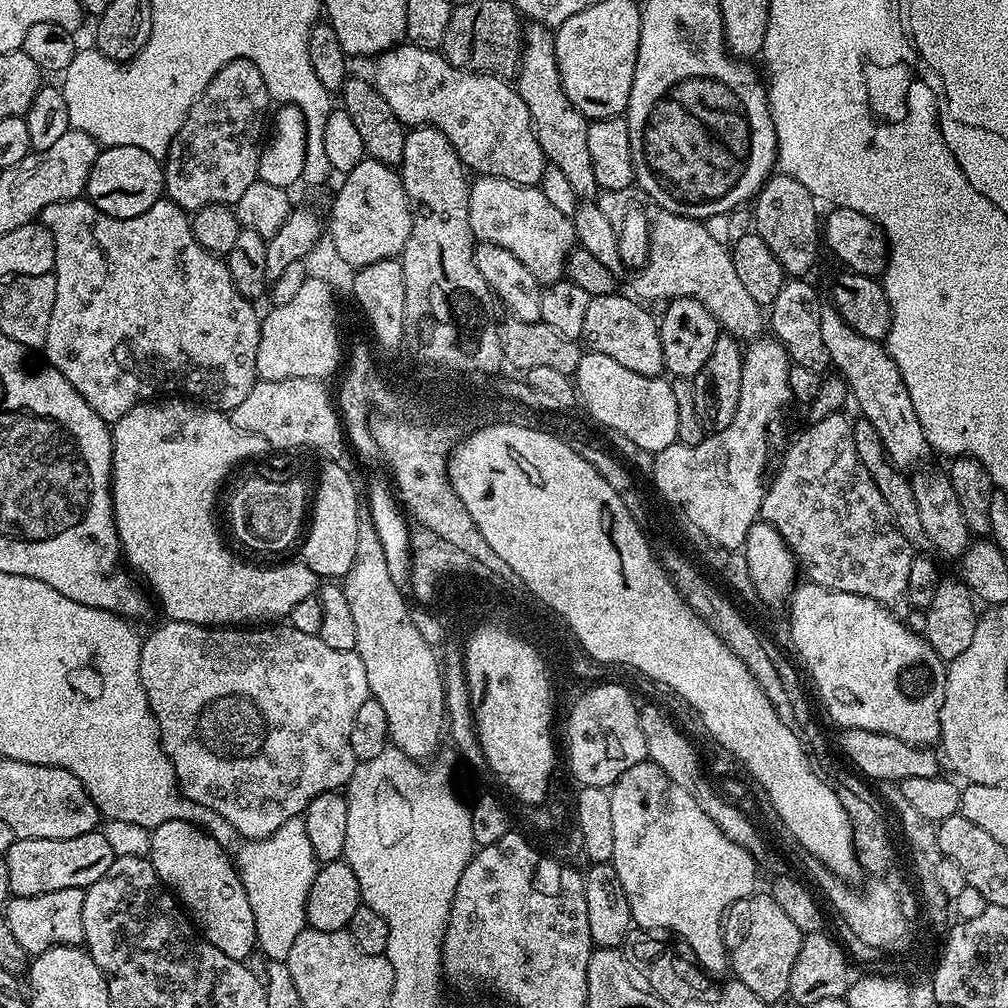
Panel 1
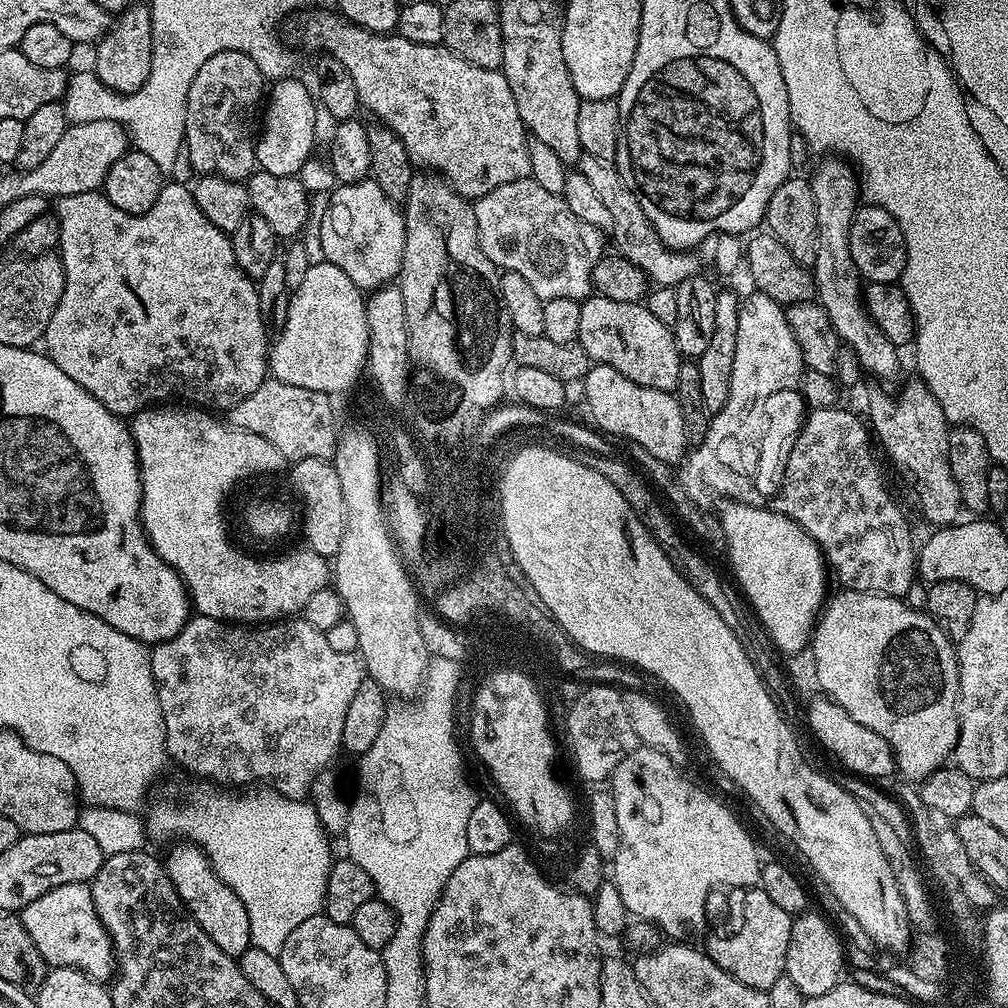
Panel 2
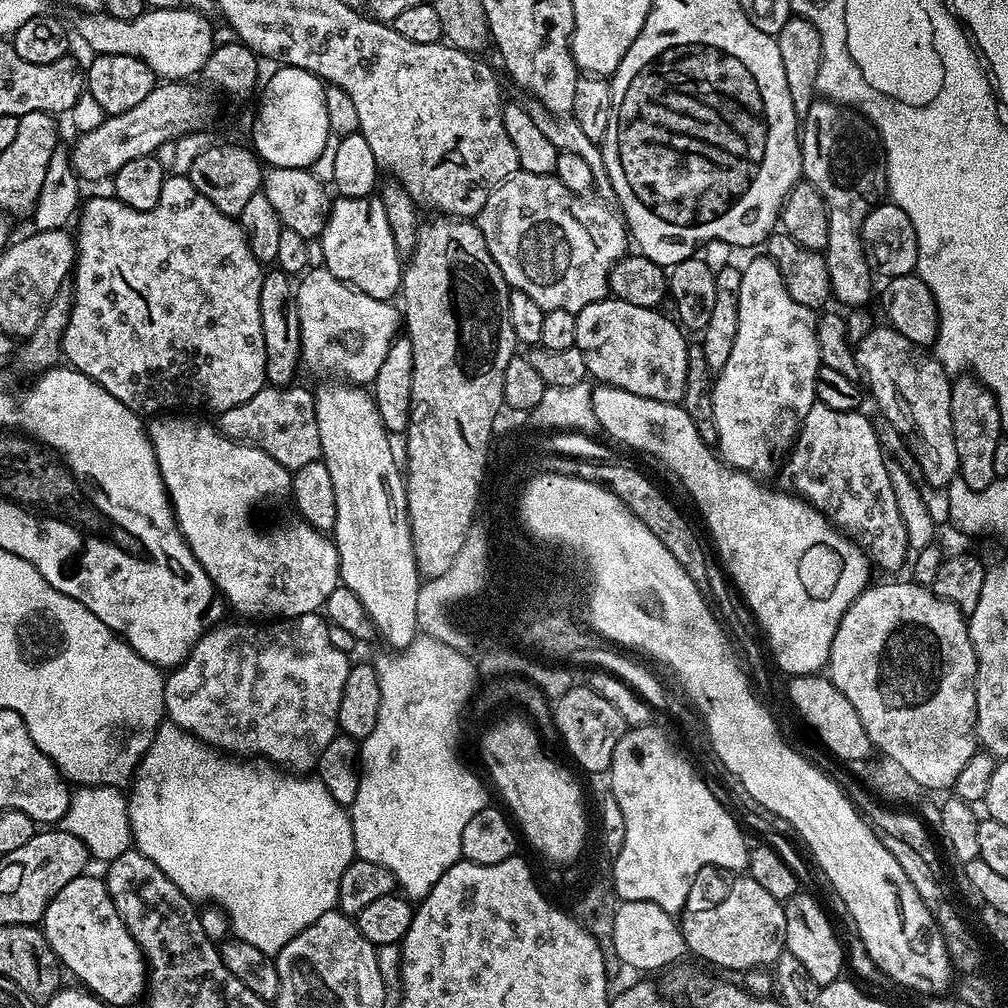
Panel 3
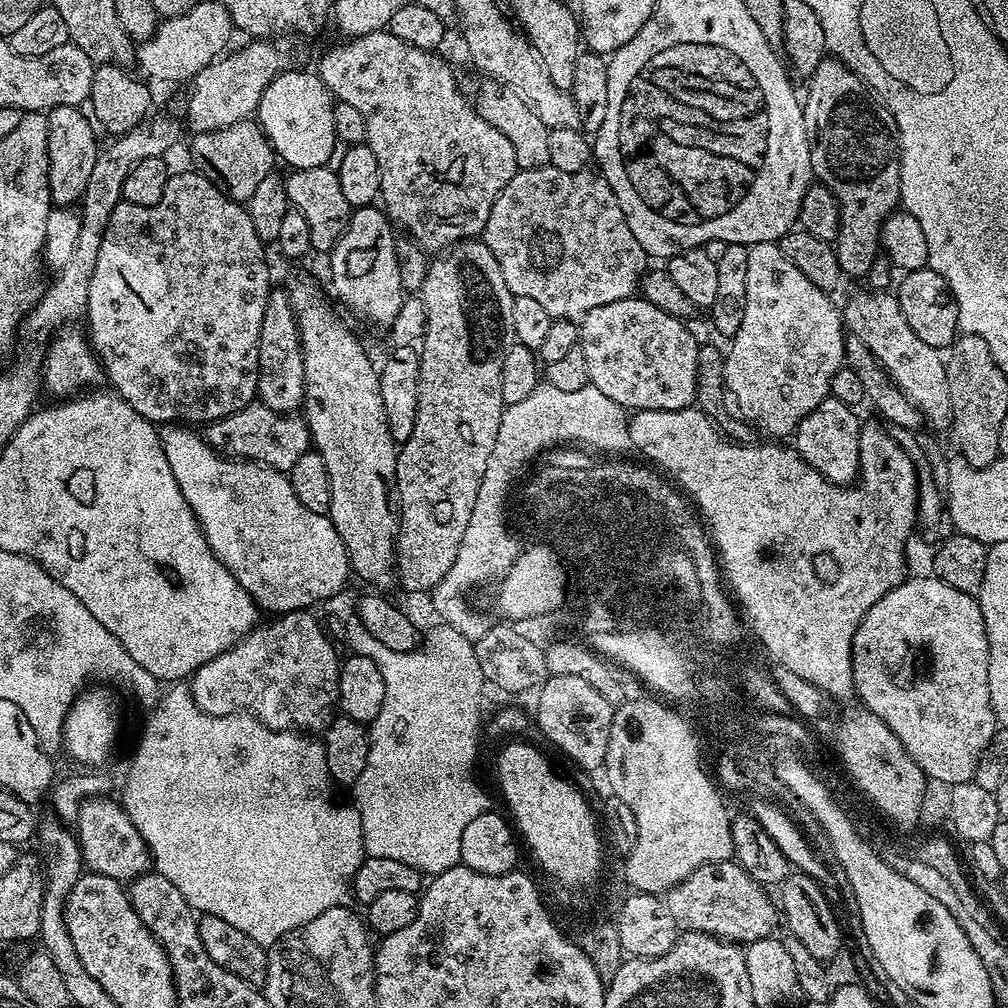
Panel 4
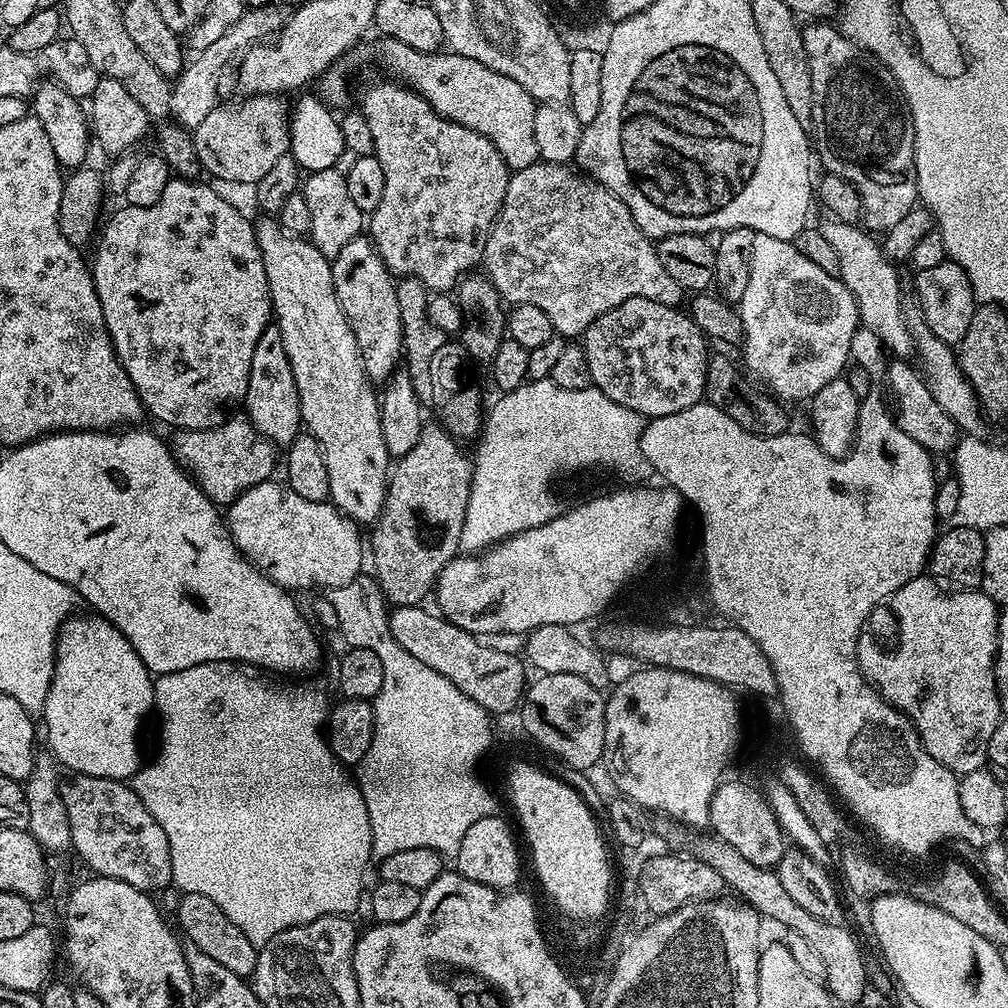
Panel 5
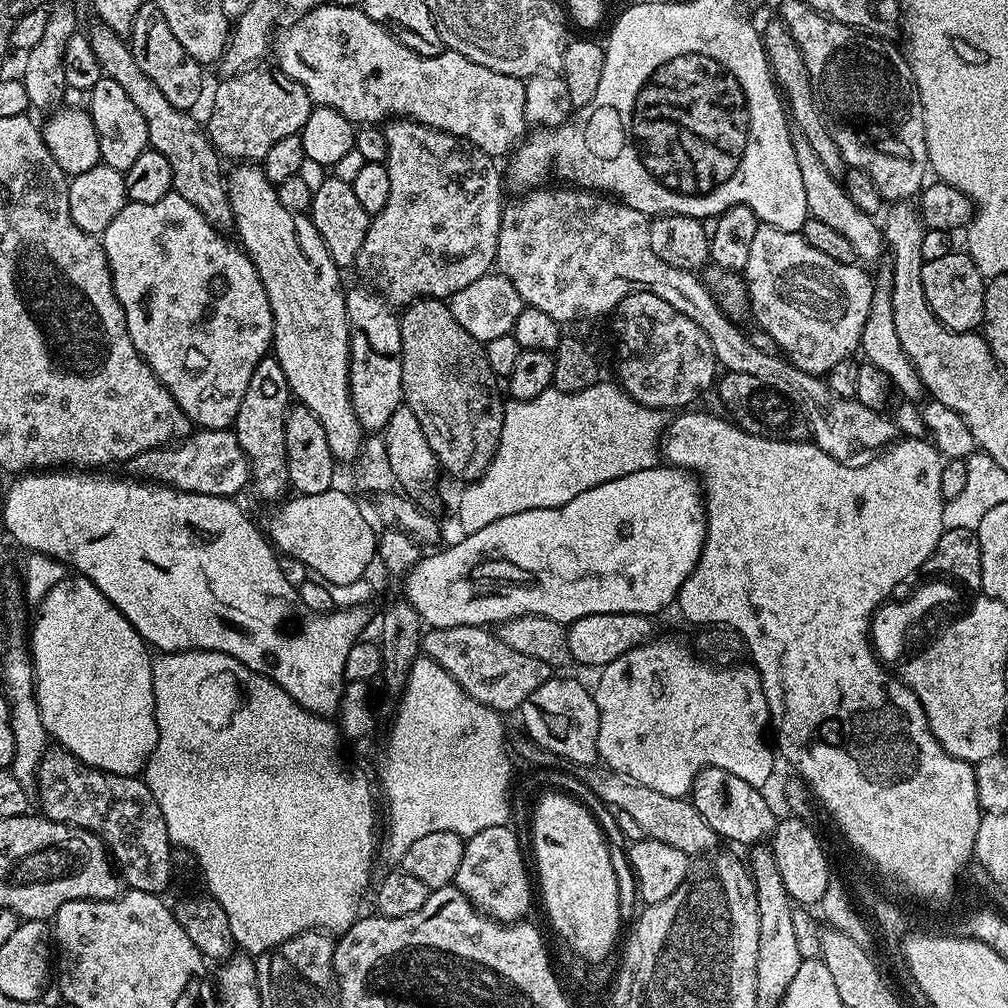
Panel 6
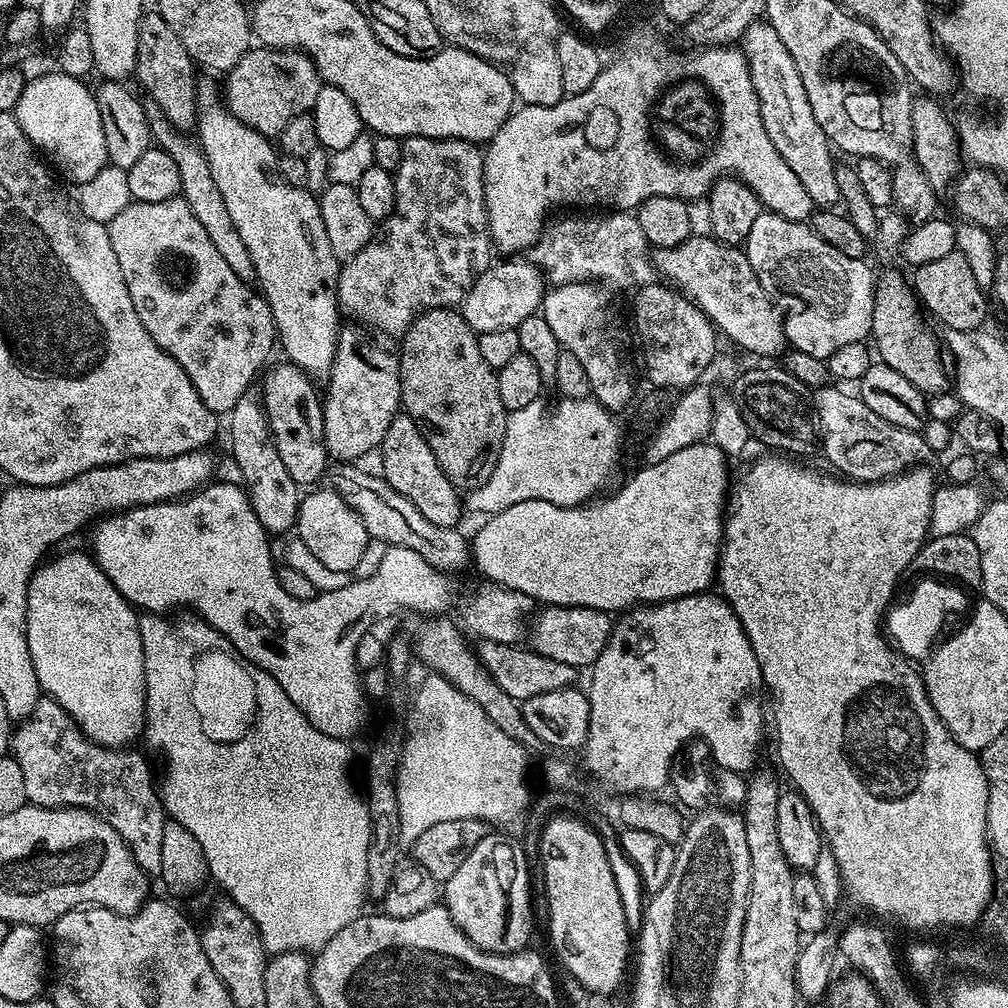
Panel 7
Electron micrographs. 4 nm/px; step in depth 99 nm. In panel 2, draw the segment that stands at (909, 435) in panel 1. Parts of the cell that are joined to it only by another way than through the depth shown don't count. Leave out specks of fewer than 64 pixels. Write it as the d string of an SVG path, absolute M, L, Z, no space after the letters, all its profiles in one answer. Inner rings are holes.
M824 158L810 175L814 210L818 214L818 258L810 266L816 281L815 299L826 310L841 344L850 346L858 354L858 362L865 373L880 380L892 380L900 372L898 346L878 330L874 318L864 306L862 277L850 258L850 222L861 199L858 172L847 159Z

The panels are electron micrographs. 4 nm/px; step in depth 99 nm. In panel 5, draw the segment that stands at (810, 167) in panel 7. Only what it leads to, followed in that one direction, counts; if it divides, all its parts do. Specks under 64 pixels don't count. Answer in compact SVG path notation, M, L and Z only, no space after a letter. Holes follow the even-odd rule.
M824 218L824 221L819 221L818 227L829 240L830 247L838 253L838 275L850 294L854 294L861 325L872 330L893 357L911 357L914 352L912 335L908 321L904 319L906 301L900 297L900 278L896 274L898 268L884 256L881 241L860 224L847 224L835 218Z

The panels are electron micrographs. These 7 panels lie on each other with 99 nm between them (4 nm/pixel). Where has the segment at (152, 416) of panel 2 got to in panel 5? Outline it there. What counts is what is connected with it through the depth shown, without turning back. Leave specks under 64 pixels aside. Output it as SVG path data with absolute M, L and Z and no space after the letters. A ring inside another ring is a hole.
M275 479L265 480L263 484L247 488L240 497L226 508L226 523L228 525L228 535L232 537L232 541L236 544L236 549L242 553L245 558L252 561L255 568L259 568L261 572L265 572L274 583L278 586L289 590L297 590L296 588L320 588L316 590L331 590L338 586L346 586L346 582L350 582L355 576L361 575L363 566L366 564L366 544L360 541L361 529L355 520L352 520L344 513L336 509L336 505L331 502L319 500L318 502L310 502L306 498L302 498L298 494L294 494L294 490L289 488L287 483L280 482L276 484Z

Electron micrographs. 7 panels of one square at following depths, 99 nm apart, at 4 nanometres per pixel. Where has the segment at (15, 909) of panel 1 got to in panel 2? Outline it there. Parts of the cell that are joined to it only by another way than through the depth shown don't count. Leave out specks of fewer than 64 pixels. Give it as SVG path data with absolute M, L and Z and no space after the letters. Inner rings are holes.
M87 883L58 886L42 894L42 898L34 898L34 902L30 902L30 906L19 913L19 917L26 926L26 934L34 938L38 954L42 954L42 958L52 968L77 968L91 980L101 982L113 979L116 952L106 926L102 926L102 918L98 918L92 890Z

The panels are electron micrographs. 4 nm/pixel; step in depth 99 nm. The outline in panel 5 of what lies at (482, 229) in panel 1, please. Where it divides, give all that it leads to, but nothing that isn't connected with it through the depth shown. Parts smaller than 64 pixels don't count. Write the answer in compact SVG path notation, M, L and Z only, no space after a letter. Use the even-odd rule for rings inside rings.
M537 162L509 175L508 185L506 186L506 198L502 202L500 212L497 214L494 226L488 235L482 268L489 282L500 291L501 300L509 305L533 304L538 306L550 318L553 329L565 338L583 337L584 331L590 326L590 322L594 322L594 318L606 314L606 310L614 310L614 306L618 306L630 298L650 298L654 302L676 306L681 303L679 300L682 298L684 300L686 296L684 288L678 286L678 282L674 282L674 278L670 278L670 274L666 274L666 266L662 266L662 262L656 253L656 244L649 240L646 233L636 225L626 205L614 193L606 190L606 186L602 186L597 180L592 179L591 176L568 164Z

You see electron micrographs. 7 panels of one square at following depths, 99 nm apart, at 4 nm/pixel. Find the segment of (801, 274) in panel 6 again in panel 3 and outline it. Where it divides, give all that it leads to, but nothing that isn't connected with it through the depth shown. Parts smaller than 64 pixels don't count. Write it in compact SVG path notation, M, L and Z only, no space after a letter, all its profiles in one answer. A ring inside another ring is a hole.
M764 254L754 257L748 265L743 265L740 273L740 289L736 293L738 294L738 334L734 338L734 350L730 350L730 358L726 358L726 366L722 366L715 373L714 383L710 388L712 393L712 419L710 424L711 427L716 427L716 444L714 443L714 448L720 459L731 468L736 469L737 472L746 472L760 478L763 477L763 472L768 472L772 468L772 444L768 440L772 440L776 436L775 428L780 424L780 415L783 412L803 414L810 410L812 404L817 403L816 379L818 378L818 370L822 366L820 351L818 350L818 338L816 337L818 316L813 309L802 306L802 302L794 302L794 298L790 298L776 263L769 260L767 255Z

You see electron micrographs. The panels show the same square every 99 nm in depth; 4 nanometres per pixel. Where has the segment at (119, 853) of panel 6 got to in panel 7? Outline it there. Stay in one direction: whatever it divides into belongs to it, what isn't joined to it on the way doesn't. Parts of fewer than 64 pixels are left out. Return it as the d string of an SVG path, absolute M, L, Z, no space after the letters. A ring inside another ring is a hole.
M40 698L32 713L15 725L10 745L11 755L22 766L28 803L39 808L84 808L96 813L118 830L140 869L156 874L161 867L166 813L147 762L132 751L136 750L104 748L89 740L72 715L47 698Z

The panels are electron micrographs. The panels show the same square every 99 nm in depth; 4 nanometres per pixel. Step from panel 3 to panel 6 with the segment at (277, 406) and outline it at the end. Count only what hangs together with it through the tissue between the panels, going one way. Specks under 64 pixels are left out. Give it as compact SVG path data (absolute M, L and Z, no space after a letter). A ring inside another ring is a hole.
M205 428L189 431L188 435L162 448L151 448L127 461L131 475L148 482L164 484L179 492L210 494L211 496L239 497L239 492L249 487L248 459L238 446L232 428Z

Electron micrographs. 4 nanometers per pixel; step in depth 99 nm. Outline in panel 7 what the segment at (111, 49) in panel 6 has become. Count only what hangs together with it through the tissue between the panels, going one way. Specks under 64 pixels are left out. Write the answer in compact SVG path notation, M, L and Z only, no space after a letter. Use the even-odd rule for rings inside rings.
M155 106L148 108L148 125L155 147L166 150L166 154L170 154L170 158L174 158L175 164L178 165L180 196L190 206L190 214L198 218L202 230L206 230L210 242L214 242L214 250L222 254L226 266L230 266L230 270L234 270L238 278L255 281L256 267L250 258L250 250L246 250L246 242L242 242L238 226L234 226L234 218L230 218L230 210L226 210L226 202L218 191L218 185L214 183L214 174L210 174L210 162L206 162L206 154L201 150L199 143L191 135L178 131L166 117L160 115L160 109Z

